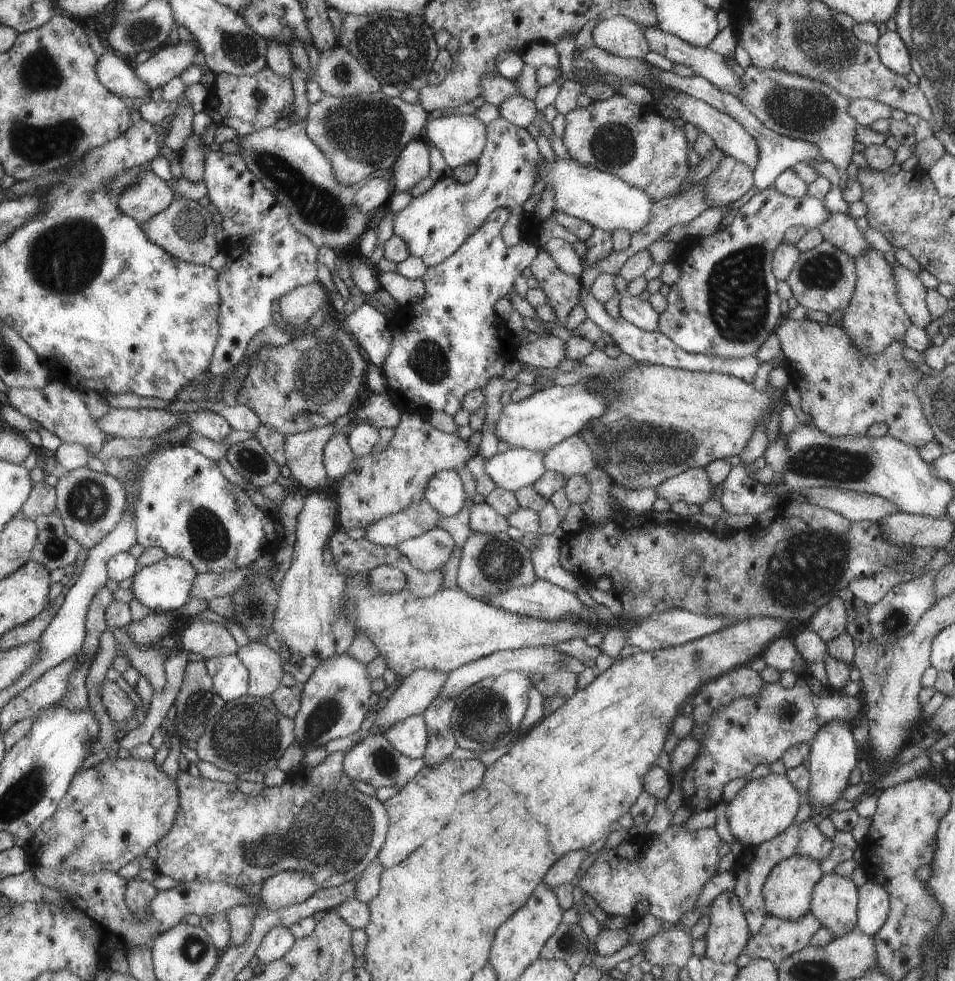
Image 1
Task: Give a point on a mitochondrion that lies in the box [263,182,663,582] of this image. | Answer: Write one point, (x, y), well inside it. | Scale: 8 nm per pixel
(323, 368)

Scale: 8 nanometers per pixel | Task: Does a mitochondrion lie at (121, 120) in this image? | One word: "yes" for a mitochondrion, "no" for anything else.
no

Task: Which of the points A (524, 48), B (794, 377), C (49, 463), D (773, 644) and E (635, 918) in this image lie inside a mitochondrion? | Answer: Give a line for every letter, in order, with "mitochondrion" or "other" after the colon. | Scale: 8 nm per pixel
A: other
B: other
C: other
D: other
E: other

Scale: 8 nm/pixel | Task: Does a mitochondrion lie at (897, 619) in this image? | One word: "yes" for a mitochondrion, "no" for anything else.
yes

